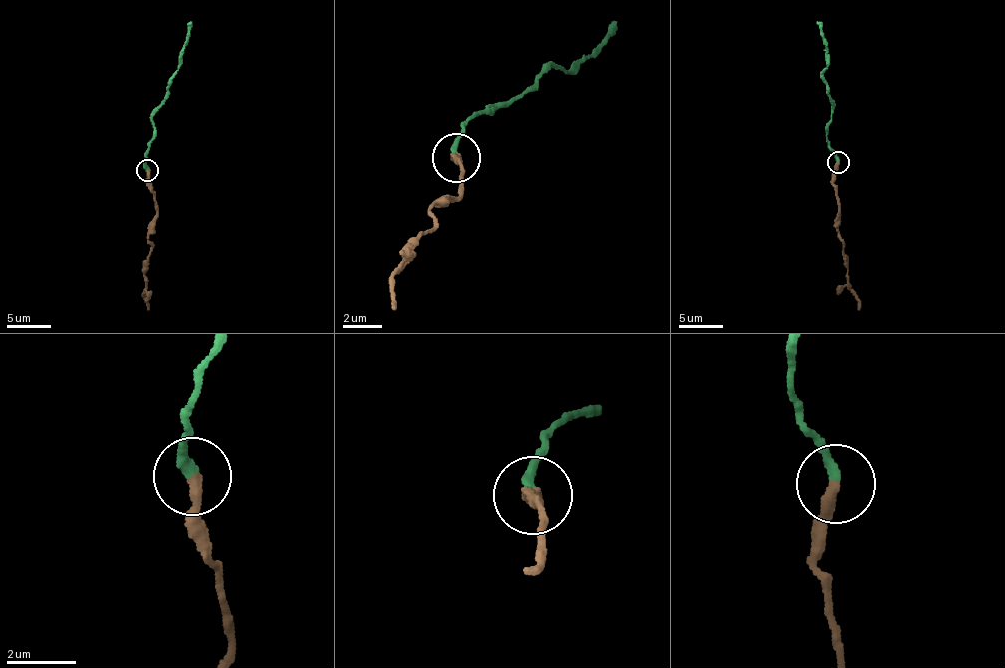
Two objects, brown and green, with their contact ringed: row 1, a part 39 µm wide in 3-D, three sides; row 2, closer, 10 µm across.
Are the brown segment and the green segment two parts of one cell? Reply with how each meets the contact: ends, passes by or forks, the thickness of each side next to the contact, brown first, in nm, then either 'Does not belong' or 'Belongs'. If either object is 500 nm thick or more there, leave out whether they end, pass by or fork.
At the ring brown ends. At the ring green ends. Thickness 320 nm (brown) against 280 nm. Belongs

